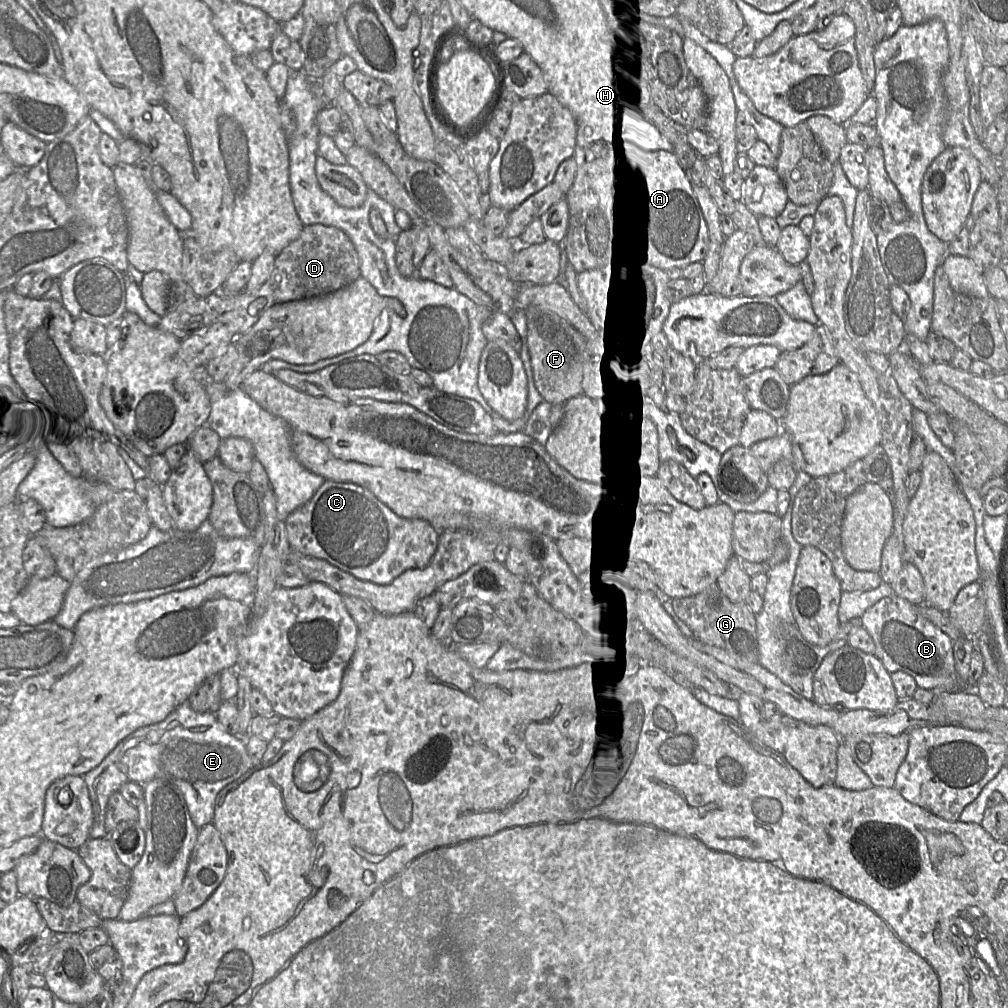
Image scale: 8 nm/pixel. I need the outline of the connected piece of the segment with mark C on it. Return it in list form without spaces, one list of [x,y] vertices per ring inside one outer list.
[[[325,480],[308,502],[290,513],[285,519],[285,528],[291,550],[326,560],[358,579],[378,584],[392,581],[407,569],[427,565],[437,549],[440,536],[440,531],[426,520],[397,515],[366,487],[333,480]]]

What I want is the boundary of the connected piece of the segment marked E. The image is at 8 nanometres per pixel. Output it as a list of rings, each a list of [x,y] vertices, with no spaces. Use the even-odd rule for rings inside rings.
[[[186,701],[181,703],[161,722],[141,727],[121,740],[116,747],[95,768],[83,775],[92,803],[93,824],[90,838],[108,837],[105,831],[105,813],[110,795],[119,791],[127,782],[141,785],[162,778],[175,784],[183,793],[189,813],[200,830],[206,824],[212,823],[215,815],[216,798],[219,792],[229,783],[237,780],[254,766],[245,743],[245,738],[230,735],[222,727],[212,712],[195,712]]]

